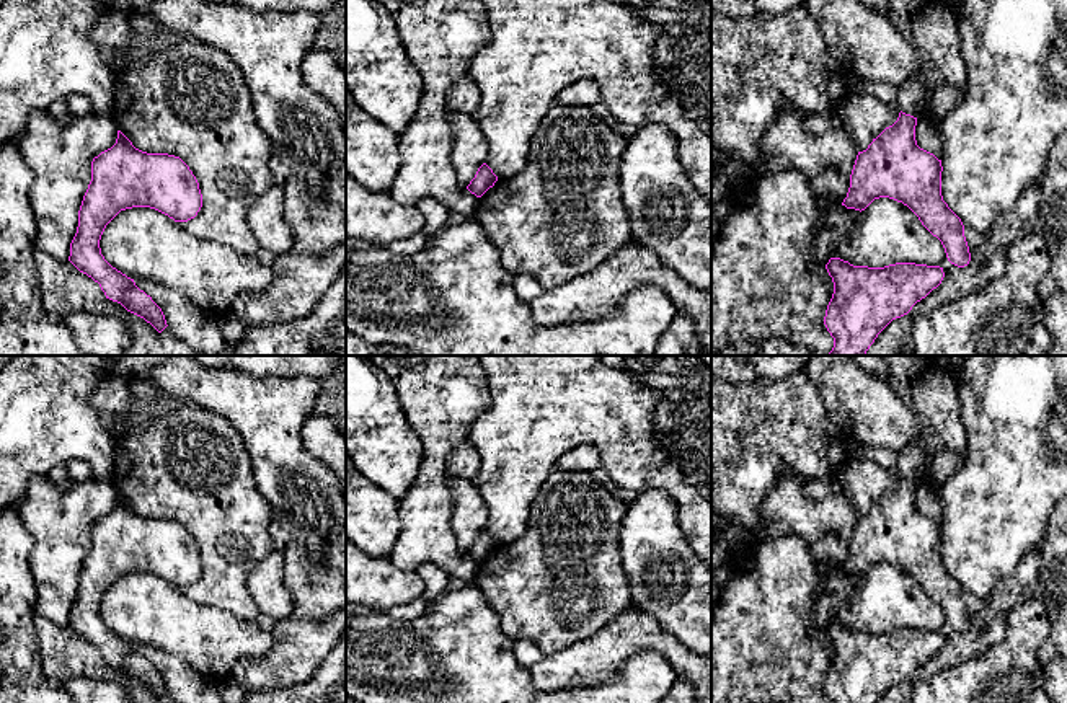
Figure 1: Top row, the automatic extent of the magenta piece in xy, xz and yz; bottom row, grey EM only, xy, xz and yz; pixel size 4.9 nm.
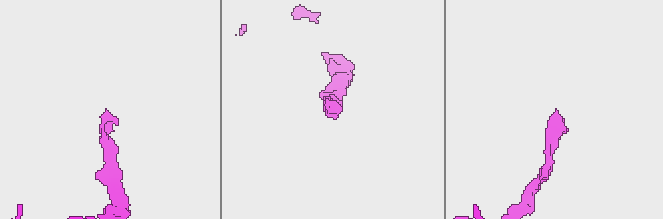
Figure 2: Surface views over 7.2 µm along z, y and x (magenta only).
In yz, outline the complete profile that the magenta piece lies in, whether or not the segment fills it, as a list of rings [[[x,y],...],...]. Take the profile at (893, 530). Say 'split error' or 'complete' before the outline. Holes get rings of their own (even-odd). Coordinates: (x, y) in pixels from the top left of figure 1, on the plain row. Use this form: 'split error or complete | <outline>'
complete | [[[901,476],[892,491],[858,517],[842,571],[861,577],[879,563],[902,568],[941,607],[948,626],[964,633],[971,626],[964,590],[943,566],[941,525],[917,511],[915,491],[917,483]]]

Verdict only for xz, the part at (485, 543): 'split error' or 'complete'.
complete

